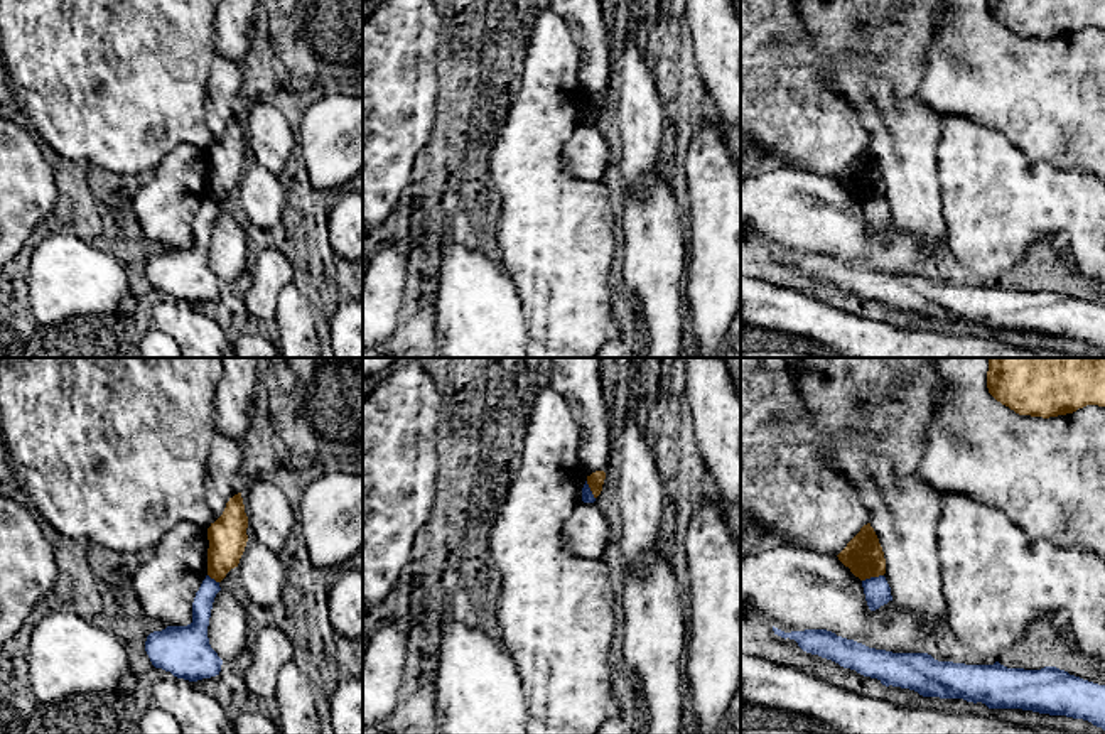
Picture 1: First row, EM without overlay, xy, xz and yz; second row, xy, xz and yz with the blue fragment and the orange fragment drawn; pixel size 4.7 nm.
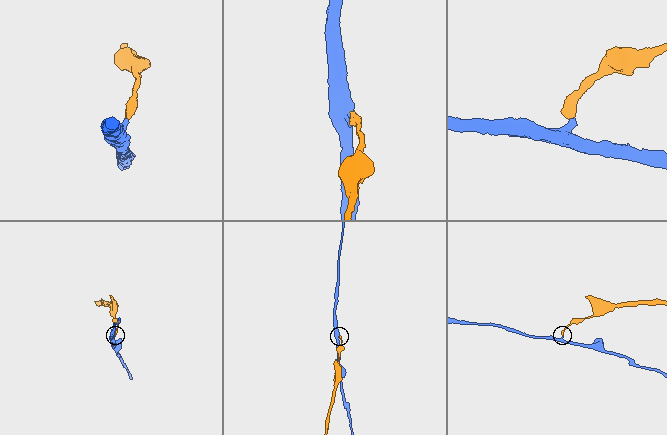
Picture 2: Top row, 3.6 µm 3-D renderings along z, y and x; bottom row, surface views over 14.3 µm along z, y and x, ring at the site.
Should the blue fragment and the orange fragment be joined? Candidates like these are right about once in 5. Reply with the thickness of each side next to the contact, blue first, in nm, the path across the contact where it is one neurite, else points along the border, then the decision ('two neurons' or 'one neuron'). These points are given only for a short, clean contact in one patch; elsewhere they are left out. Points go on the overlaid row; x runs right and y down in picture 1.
130/180 nm | along yz (883, 574), (862, 581) | two neurons

